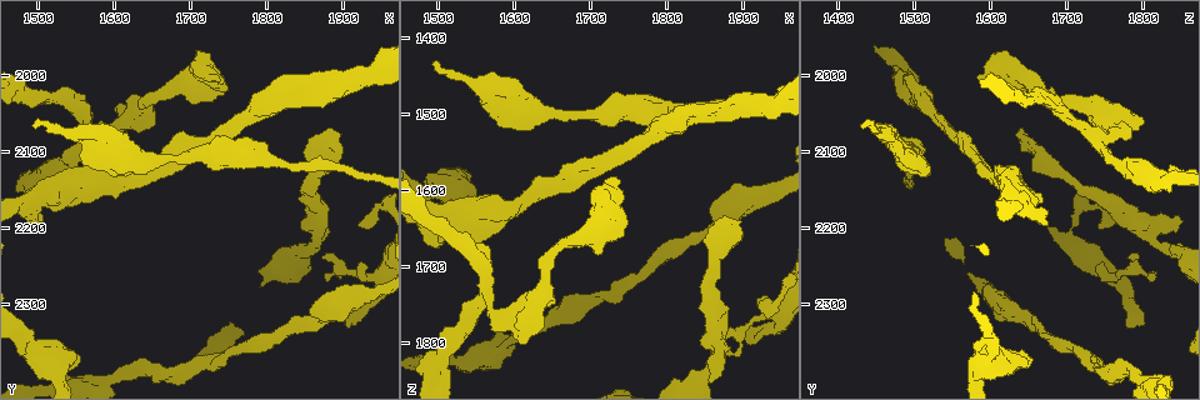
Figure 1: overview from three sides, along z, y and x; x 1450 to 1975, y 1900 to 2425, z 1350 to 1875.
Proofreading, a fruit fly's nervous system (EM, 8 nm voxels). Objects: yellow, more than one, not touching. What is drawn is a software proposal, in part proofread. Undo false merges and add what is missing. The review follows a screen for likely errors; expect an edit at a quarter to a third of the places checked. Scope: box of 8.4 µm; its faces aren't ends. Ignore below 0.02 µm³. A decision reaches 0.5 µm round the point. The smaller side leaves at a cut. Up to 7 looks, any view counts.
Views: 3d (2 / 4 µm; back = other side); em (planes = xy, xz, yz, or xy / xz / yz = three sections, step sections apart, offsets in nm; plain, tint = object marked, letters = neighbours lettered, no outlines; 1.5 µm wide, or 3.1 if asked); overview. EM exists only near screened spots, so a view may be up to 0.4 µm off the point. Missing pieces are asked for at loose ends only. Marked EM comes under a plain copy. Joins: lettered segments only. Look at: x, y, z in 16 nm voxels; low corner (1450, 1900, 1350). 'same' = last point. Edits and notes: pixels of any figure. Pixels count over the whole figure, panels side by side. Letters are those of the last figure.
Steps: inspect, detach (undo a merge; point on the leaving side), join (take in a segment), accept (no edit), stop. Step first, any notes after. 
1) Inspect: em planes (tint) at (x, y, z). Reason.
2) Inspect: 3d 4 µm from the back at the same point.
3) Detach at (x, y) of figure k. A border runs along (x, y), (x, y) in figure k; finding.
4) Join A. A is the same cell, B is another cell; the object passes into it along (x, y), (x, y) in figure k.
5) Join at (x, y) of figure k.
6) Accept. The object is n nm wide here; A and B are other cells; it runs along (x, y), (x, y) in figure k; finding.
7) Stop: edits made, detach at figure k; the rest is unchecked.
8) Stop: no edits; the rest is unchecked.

Inspect: em planes (letters) at (1495, 2065, 1435).

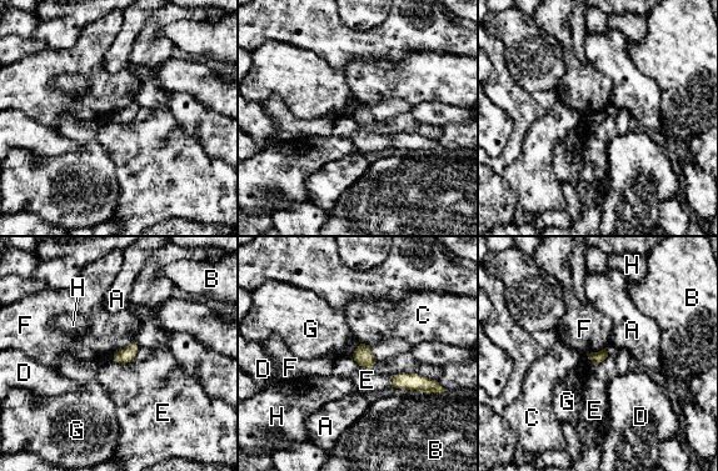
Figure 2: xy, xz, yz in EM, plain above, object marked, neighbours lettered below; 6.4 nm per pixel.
Accept. A, B, C, D, E, F, G and H are other cells; a border runs along (360, 344), (352, 355) in figure 2; none of them fits.

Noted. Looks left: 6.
Inspect: em yz step 8 (letters) at (1905, 2325, 1775).

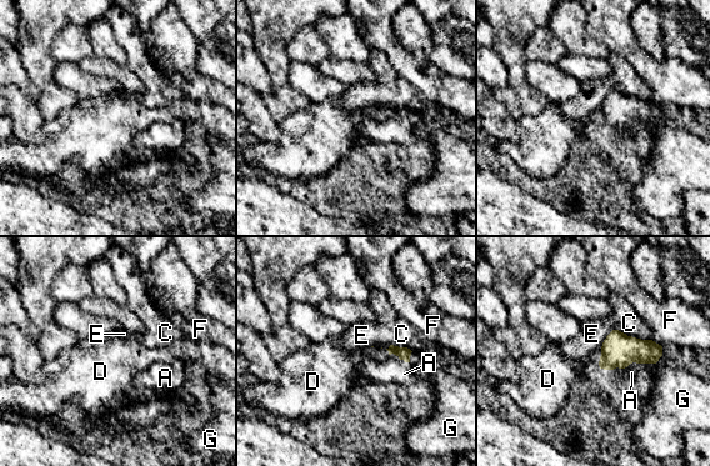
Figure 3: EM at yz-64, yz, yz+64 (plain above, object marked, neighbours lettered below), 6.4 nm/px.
Join A. A is the same cell, C, D, E, F and G are other cells; the object passes into it along (404, 354), (405, 361), (404, 374) in figure 3; it goes on there.

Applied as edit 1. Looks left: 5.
Inspect: overview.

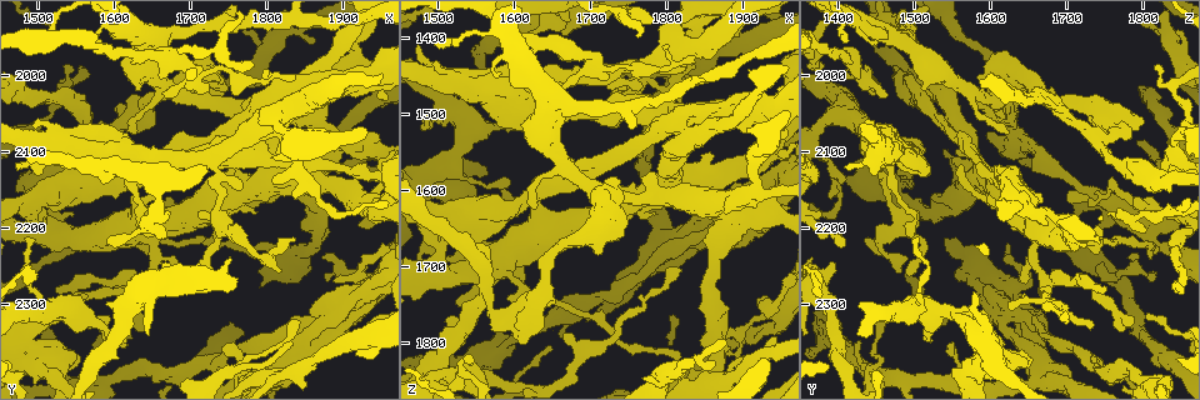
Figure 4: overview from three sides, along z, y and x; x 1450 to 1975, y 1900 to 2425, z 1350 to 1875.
Inspect: em planes (letters) at (1865, 2205, 1810). Thick turns thin.

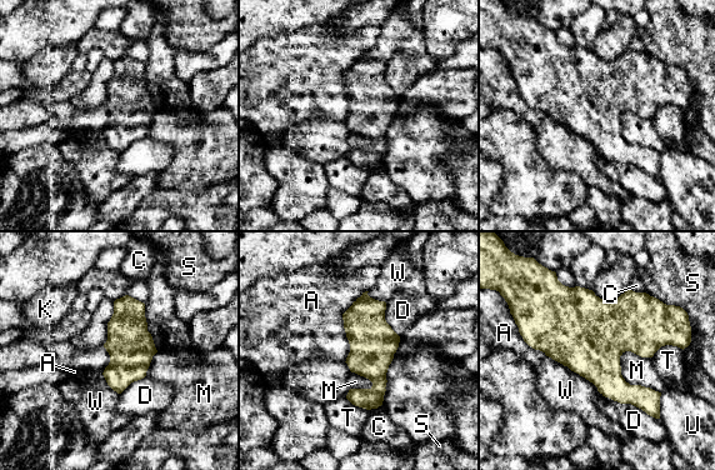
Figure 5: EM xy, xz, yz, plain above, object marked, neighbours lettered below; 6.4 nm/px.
Accept. A, C, D, K, M, S, T, U and W are other cells; a border runs along (623, 351), (621, 376), (660, 393) in figure 5; continuous, no second neuron.

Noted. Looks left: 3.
Stop: edits made, join at figure 3; the rest is unchecked.

